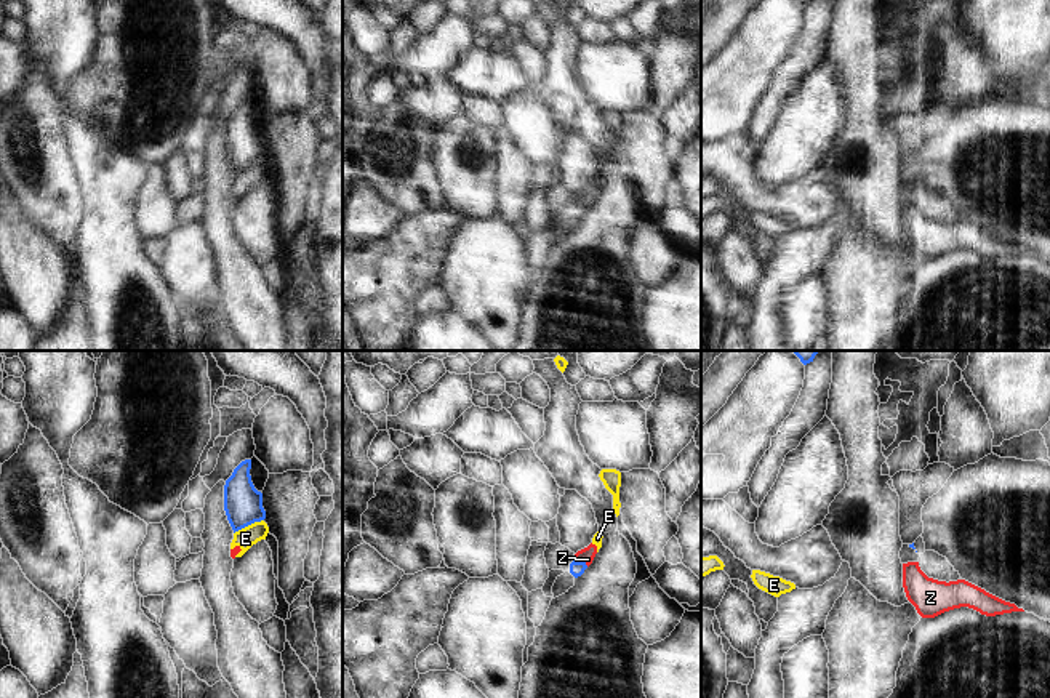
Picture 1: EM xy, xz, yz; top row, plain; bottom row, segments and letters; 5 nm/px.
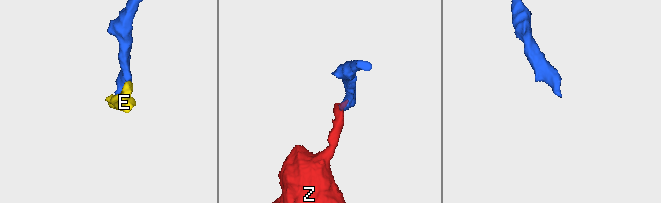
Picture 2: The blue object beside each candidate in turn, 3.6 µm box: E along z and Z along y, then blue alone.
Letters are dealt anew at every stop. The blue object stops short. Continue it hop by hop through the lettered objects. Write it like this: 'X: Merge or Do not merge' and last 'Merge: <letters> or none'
E: Do not merge
Z: Do not merge
Merge: none.

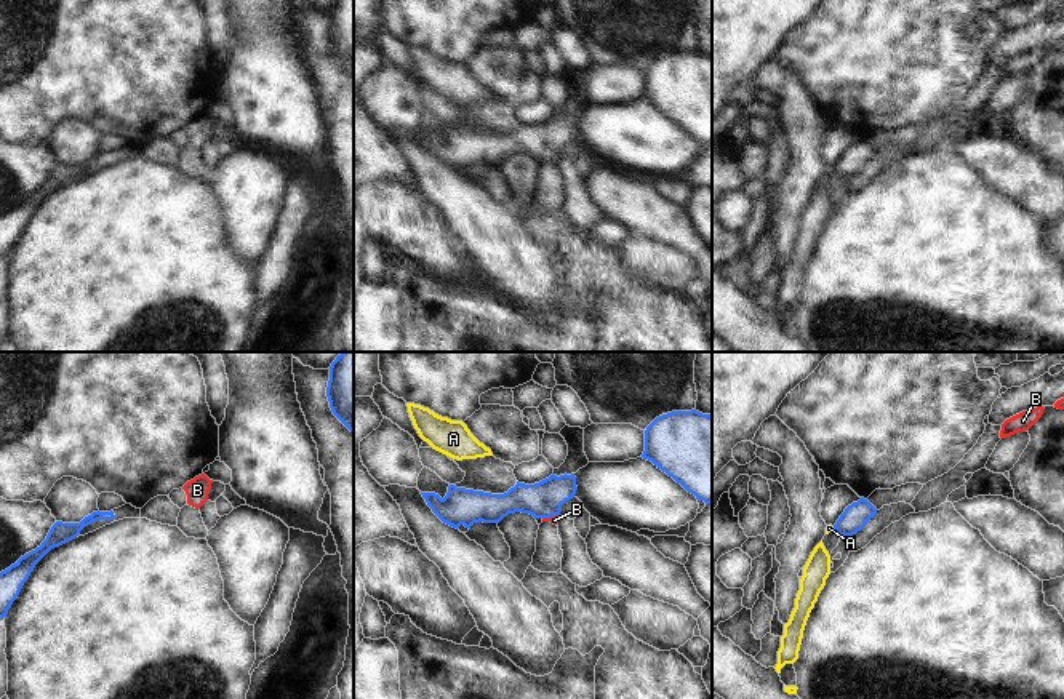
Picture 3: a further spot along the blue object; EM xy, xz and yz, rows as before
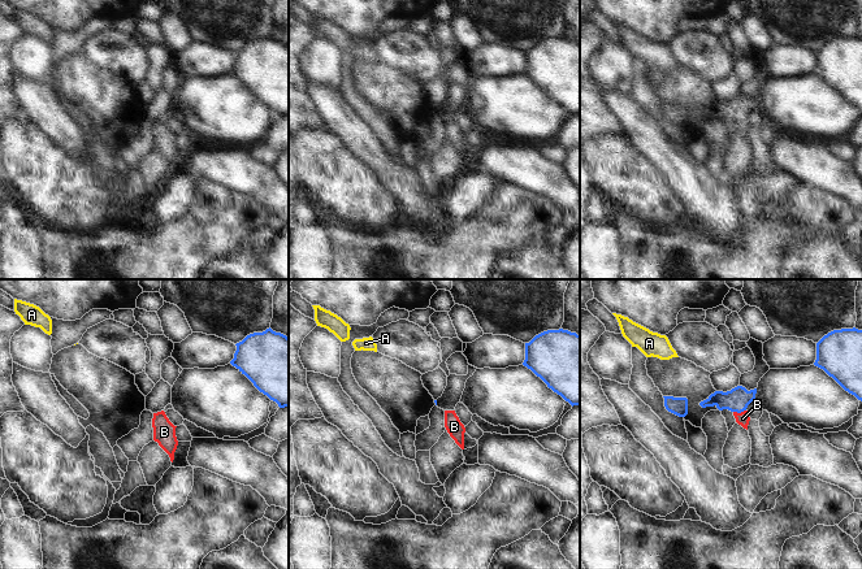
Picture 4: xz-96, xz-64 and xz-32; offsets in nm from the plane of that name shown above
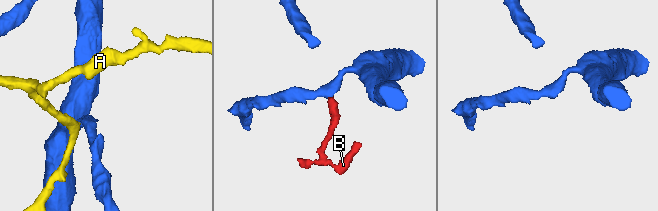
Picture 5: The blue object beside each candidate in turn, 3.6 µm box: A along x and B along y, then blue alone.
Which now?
A: Do not merge
B: Merge
Merge: B.

